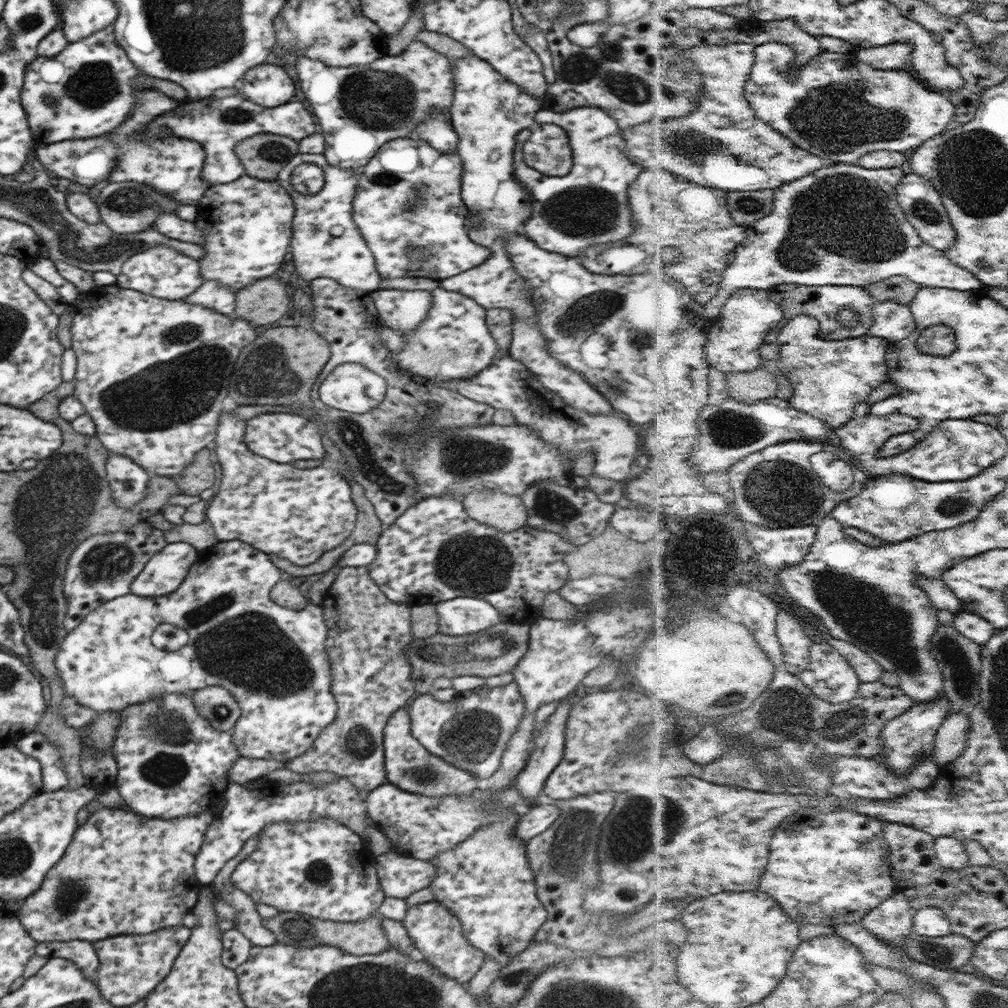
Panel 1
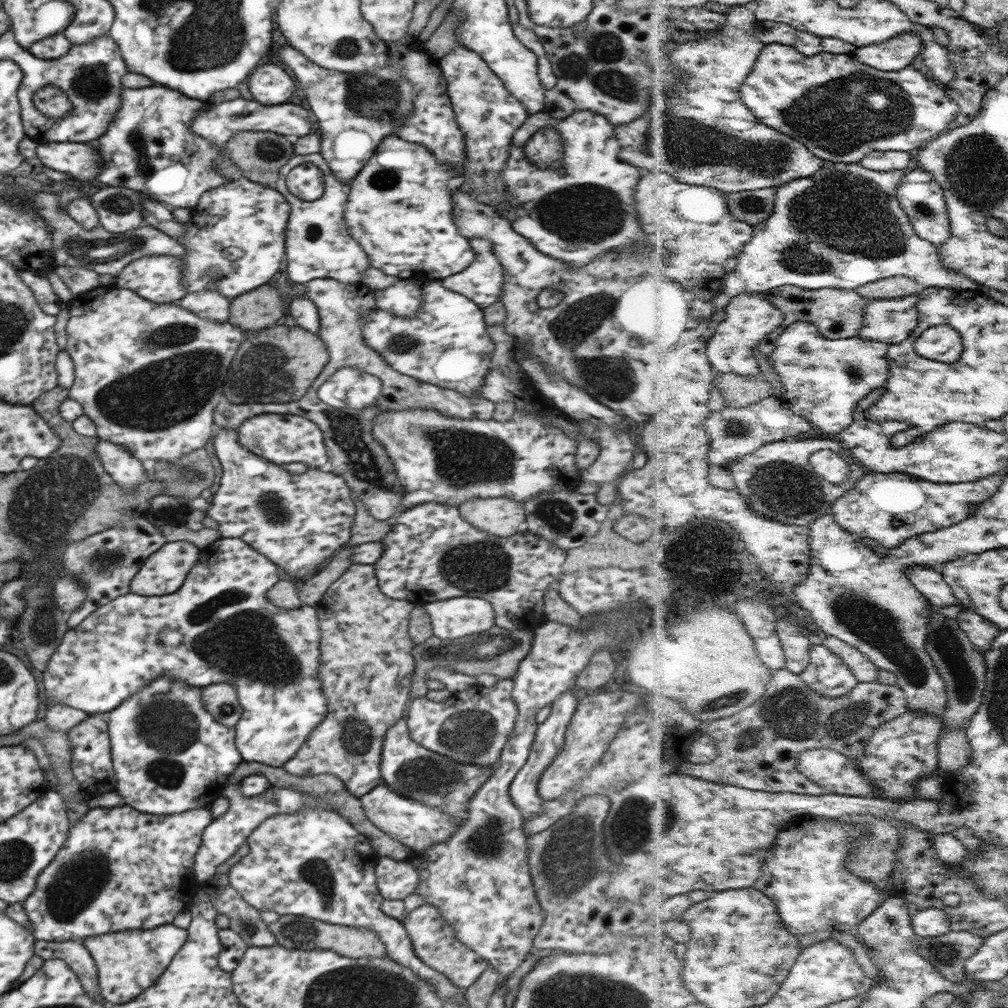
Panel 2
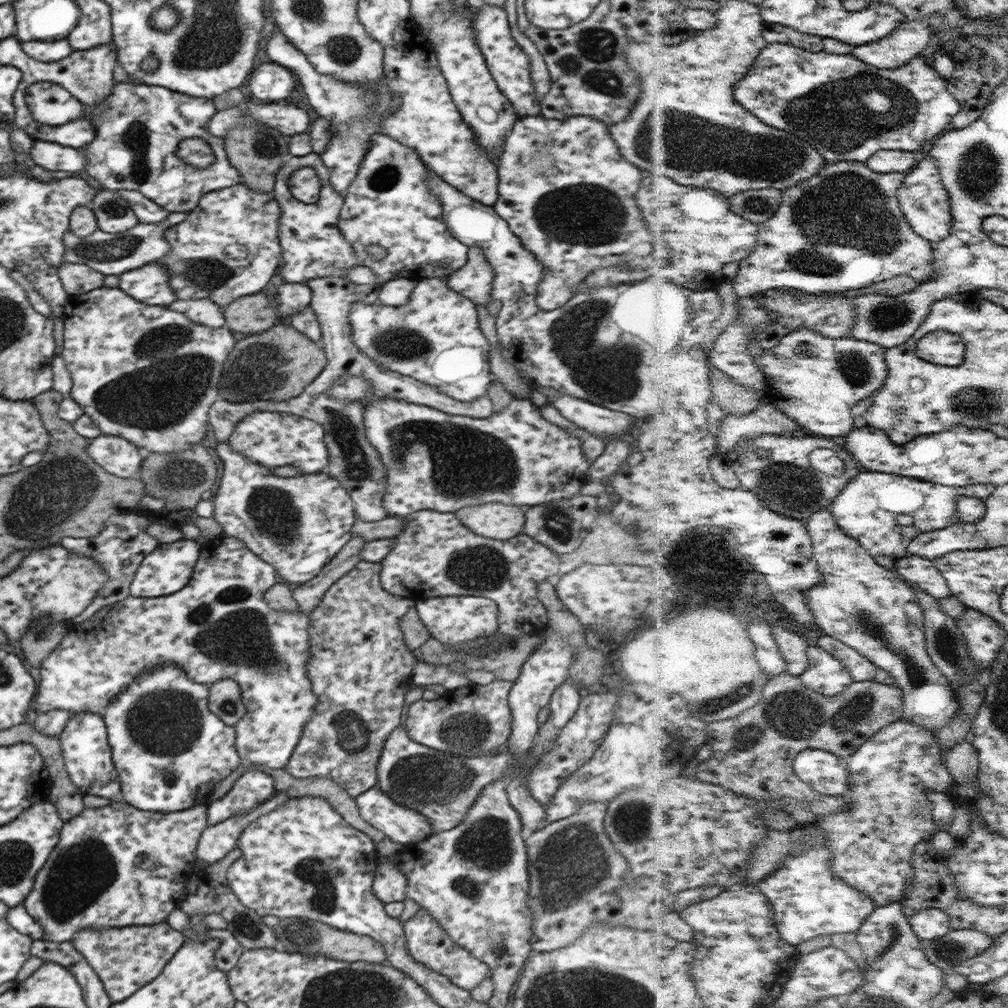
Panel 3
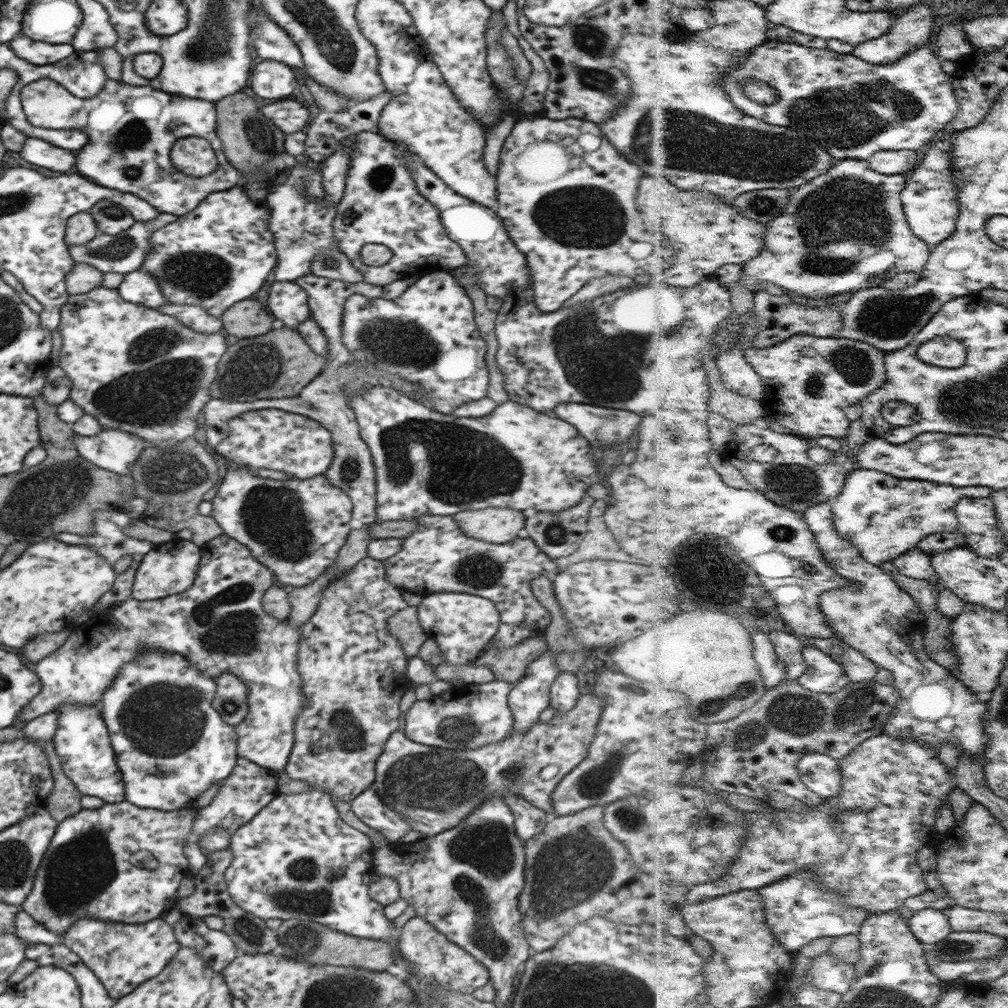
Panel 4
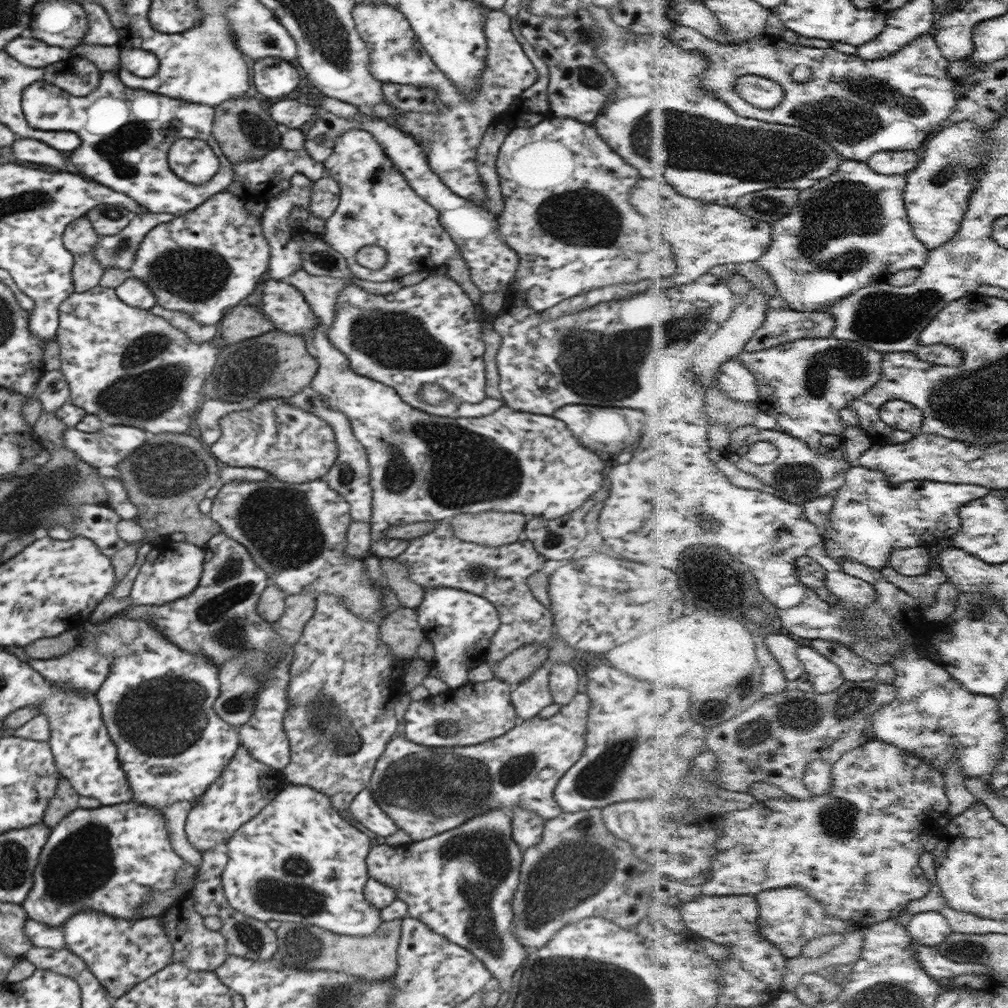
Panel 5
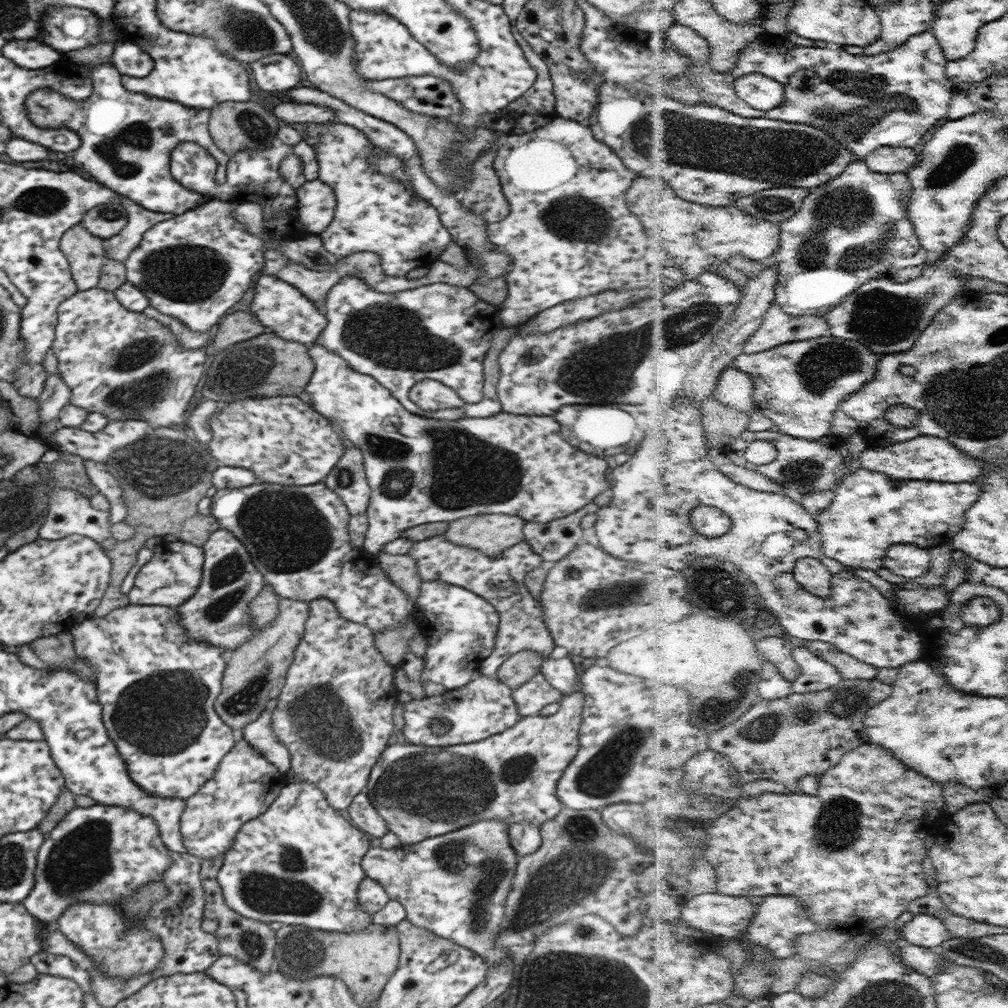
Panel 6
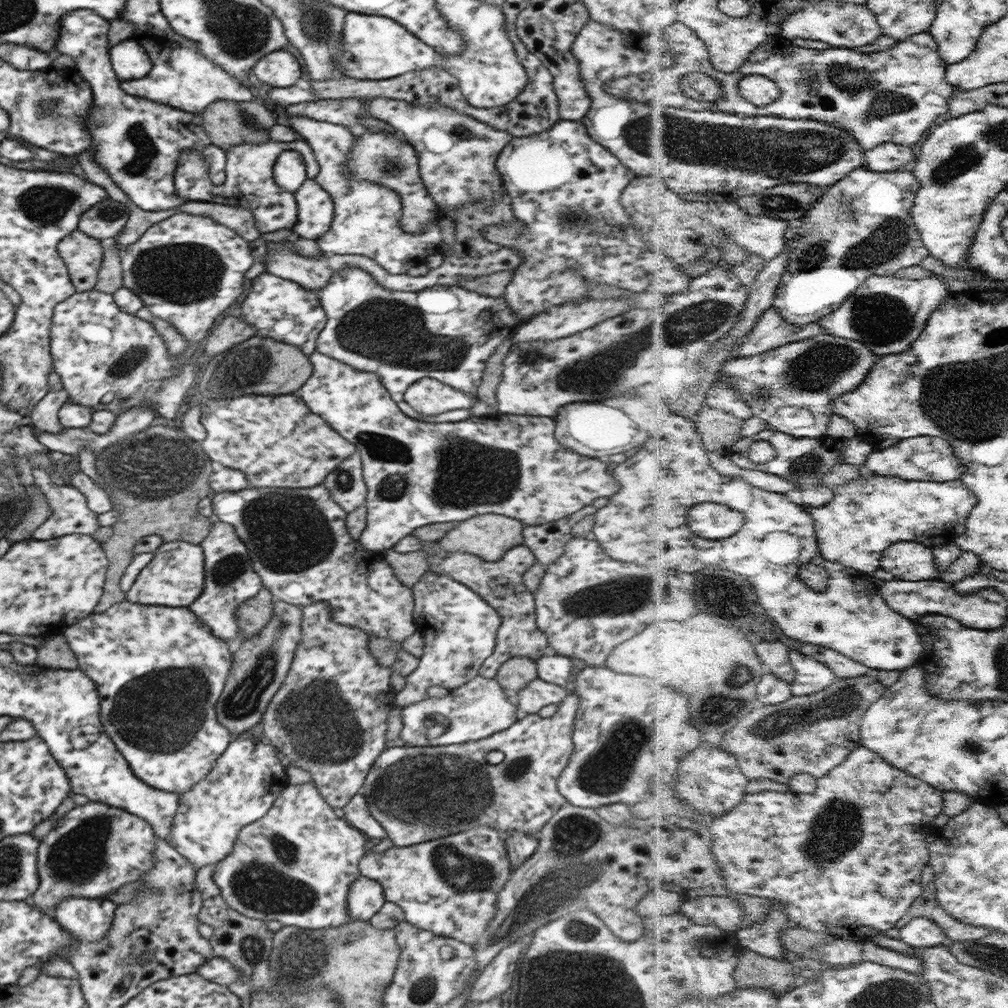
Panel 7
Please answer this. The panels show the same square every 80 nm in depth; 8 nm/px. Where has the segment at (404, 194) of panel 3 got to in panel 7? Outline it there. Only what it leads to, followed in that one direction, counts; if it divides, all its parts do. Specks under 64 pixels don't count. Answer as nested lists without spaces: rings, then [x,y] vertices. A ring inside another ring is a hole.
[[[289,115],[285,122],[310,147],[319,166],[314,181],[333,202],[330,227],[315,240],[321,251],[333,255],[367,256],[389,274],[406,274],[411,268],[424,265],[429,255],[442,252],[438,217],[434,217],[421,234],[409,234],[398,225],[402,212],[401,199],[397,193],[376,182],[350,176],[345,162],[349,158],[355,136],[347,127]]]

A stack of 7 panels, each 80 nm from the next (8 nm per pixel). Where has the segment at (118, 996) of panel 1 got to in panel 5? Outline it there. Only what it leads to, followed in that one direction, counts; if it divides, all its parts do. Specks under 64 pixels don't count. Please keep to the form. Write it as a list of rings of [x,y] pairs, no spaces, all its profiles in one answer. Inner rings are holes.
[[[83,909],[67,917],[60,928],[67,950],[86,964],[112,1000],[170,963],[171,943],[155,917],[129,920]]]

